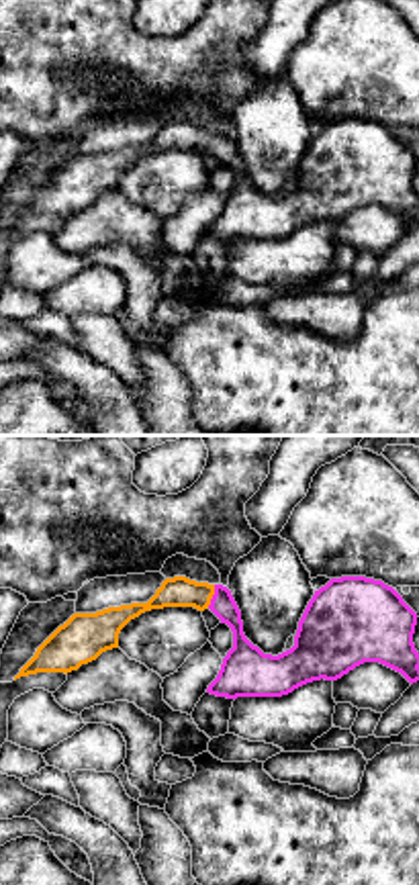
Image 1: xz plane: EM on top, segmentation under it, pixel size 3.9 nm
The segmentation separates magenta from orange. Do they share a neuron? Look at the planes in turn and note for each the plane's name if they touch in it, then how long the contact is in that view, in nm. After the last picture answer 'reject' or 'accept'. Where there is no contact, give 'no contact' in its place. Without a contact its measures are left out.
xz | 100 nm

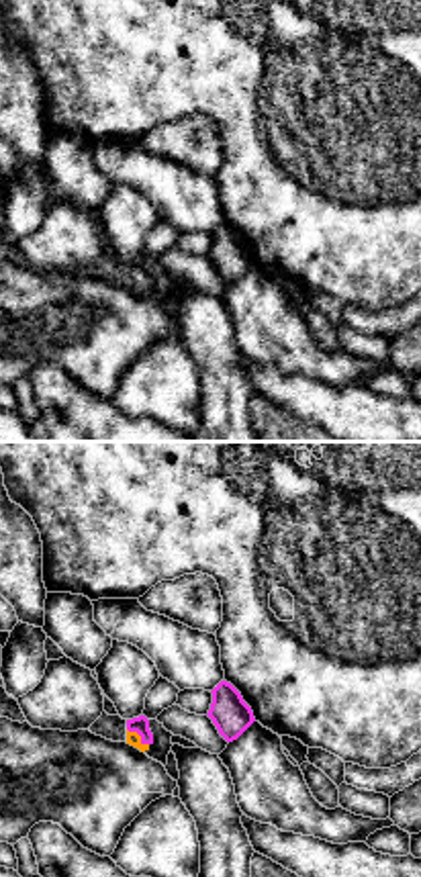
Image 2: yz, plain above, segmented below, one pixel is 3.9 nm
yz | 110 nm

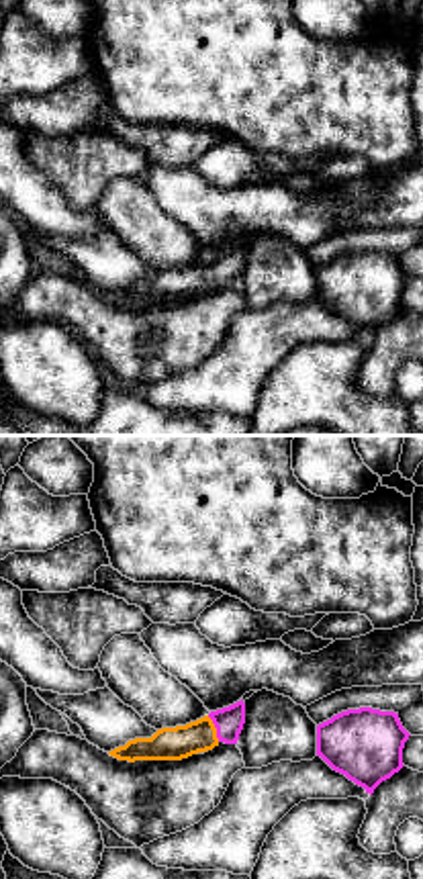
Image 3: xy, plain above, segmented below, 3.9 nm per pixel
xy | 120 nm

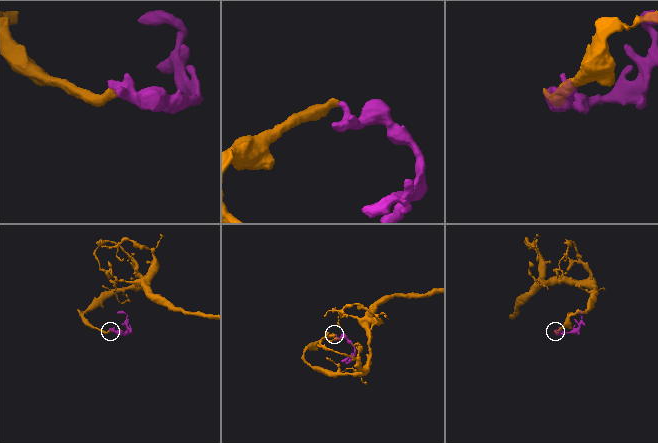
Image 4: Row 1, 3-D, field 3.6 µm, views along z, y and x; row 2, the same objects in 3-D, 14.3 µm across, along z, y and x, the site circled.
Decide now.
accept

